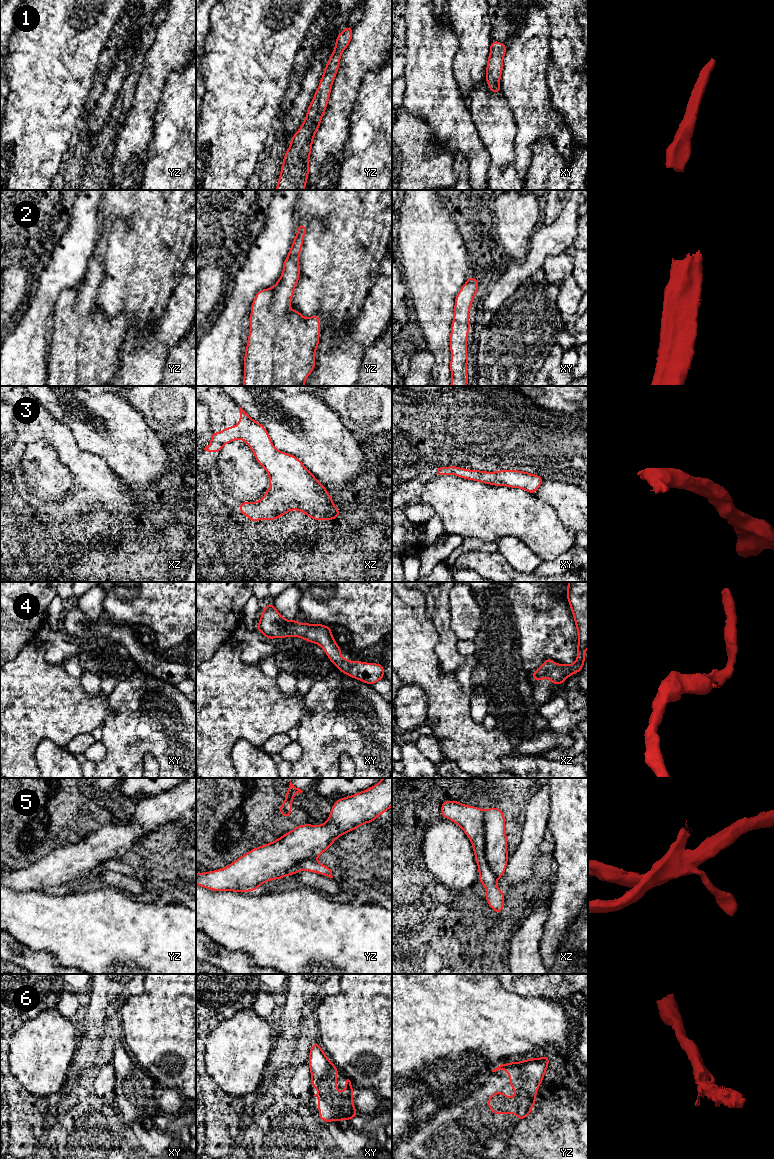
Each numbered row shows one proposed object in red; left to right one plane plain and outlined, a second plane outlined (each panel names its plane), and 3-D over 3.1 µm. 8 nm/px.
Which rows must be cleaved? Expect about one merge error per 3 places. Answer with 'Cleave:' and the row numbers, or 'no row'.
Cleave: 5

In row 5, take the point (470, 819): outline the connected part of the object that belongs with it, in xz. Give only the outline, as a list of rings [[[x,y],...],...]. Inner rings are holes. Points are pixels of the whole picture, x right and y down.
[[[444,800],[441,805],[442,817],[456,823],[471,841],[479,870],[478,880],[487,892],[485,900],[499,915],[504,908],[505,893],[497,887],[497,877],[486,860],[484,811],[459,801]]]

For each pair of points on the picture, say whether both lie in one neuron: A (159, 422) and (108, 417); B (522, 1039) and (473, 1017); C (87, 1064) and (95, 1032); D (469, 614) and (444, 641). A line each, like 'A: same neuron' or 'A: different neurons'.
A: different neurons
B: same neuron
C: same neuron
D: different neurons

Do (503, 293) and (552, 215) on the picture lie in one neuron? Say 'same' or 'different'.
different

